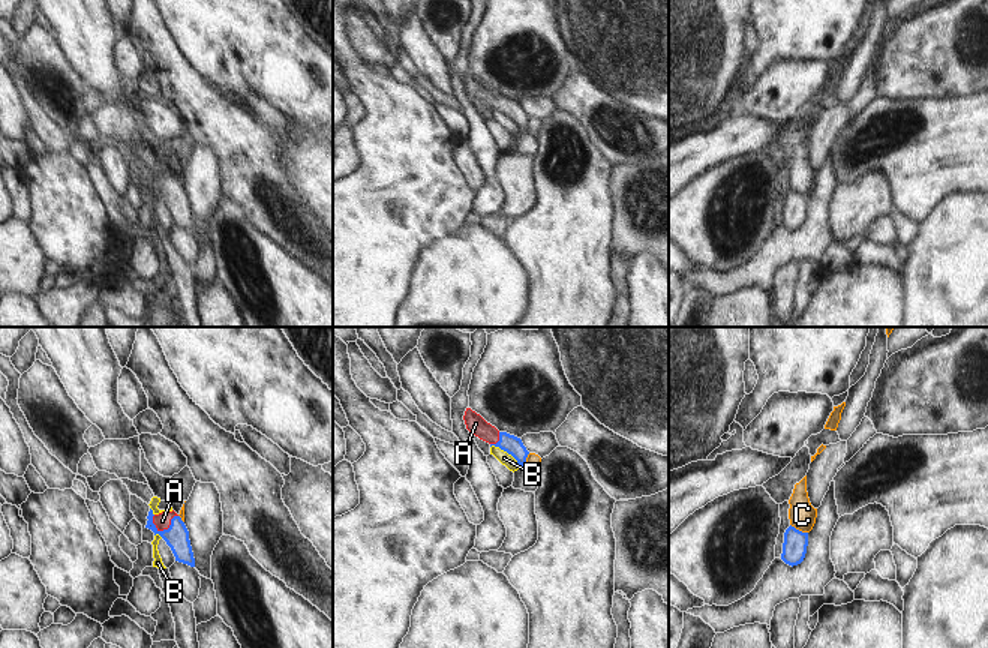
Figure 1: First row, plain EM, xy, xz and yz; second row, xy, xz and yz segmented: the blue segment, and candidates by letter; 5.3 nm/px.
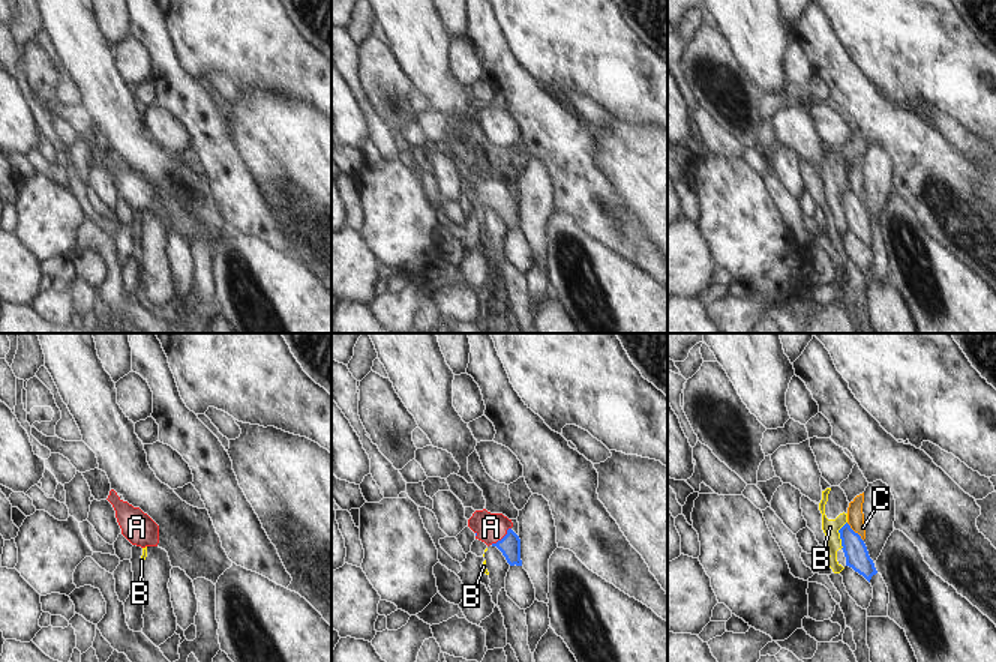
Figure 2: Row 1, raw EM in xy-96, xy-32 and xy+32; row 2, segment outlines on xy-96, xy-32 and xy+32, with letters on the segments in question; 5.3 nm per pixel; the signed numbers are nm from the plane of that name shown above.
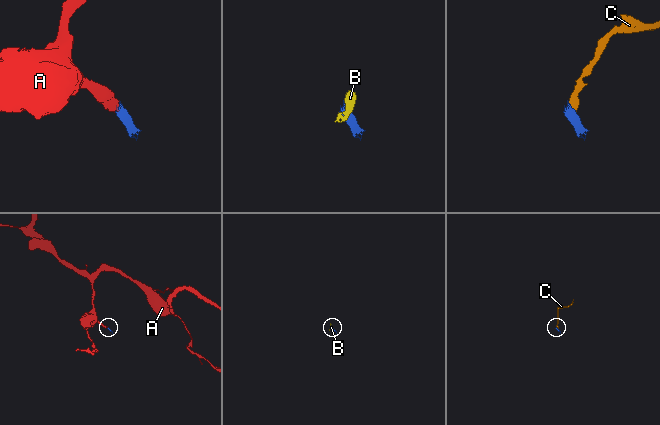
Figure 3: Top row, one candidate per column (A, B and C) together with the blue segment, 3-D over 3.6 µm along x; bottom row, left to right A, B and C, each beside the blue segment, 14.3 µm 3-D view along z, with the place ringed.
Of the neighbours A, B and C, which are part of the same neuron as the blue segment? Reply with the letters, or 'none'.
A

